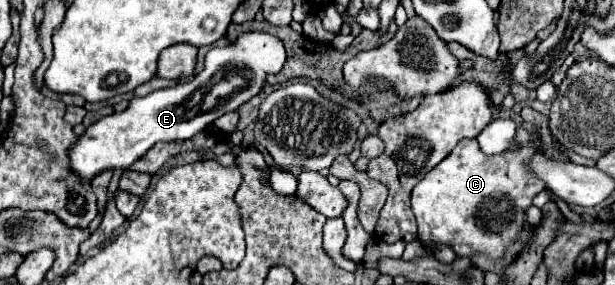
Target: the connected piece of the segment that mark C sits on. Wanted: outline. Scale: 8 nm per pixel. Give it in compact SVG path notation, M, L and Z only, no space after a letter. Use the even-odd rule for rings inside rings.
M520 128L516 140L522 144L520 150L502 152L496 156L486 156L476 140L462 140L454 152L446 156L442 164L432 168L422 182L412 190L412 212L418 220L418 238L434 244L450 244L456 256L470 256L472 252L484 252L494 260L502 258L504 250L516 240L518 232L524 228L524 210L532 204L532 196L544 190L544 182L528 172L524 162L532 158L536 146L532 144L532 134Z

